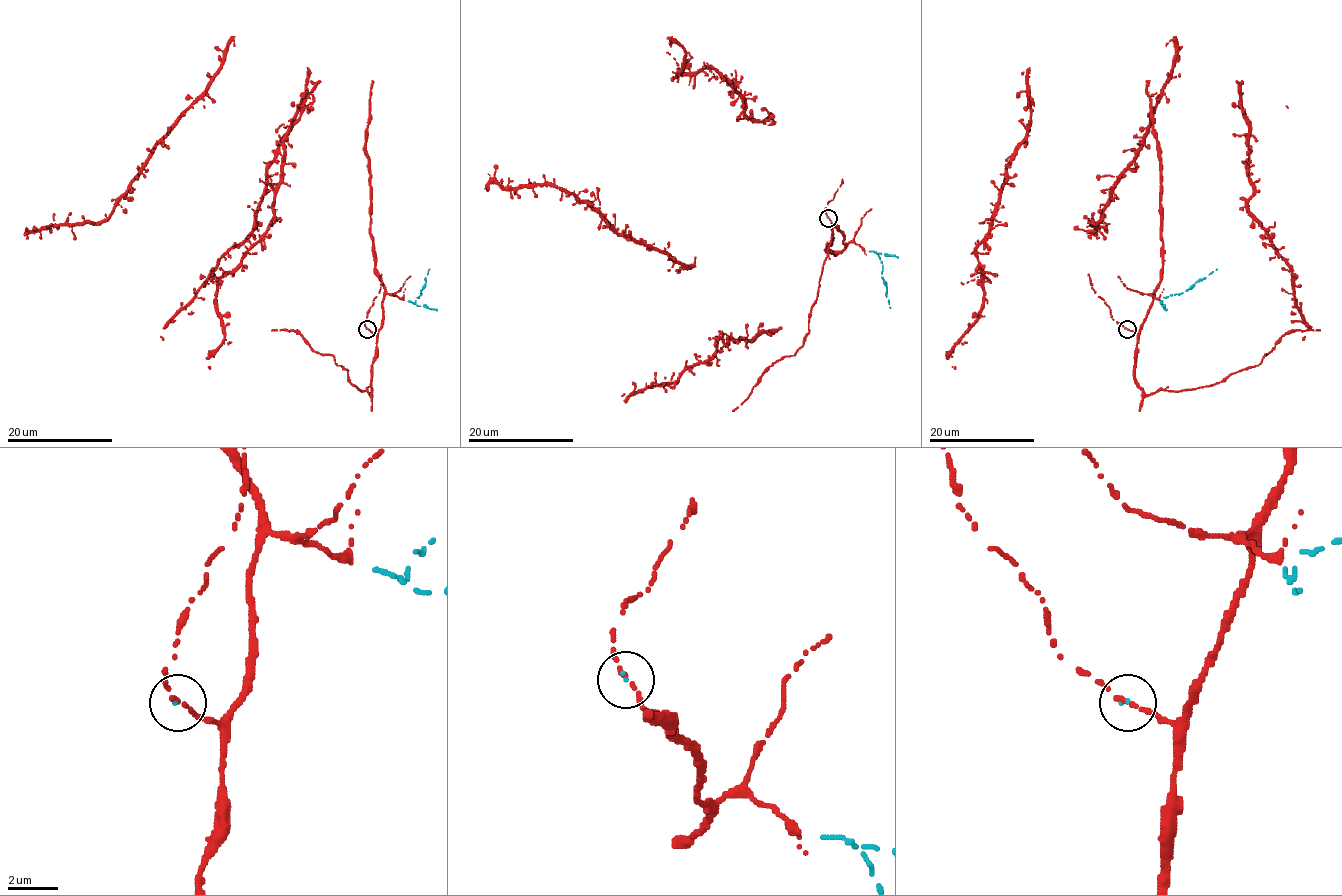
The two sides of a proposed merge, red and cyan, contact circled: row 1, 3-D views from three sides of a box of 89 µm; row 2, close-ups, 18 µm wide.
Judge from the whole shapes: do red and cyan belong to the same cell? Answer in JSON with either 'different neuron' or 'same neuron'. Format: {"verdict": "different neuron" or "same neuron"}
{"verdict": "same neuron"}

